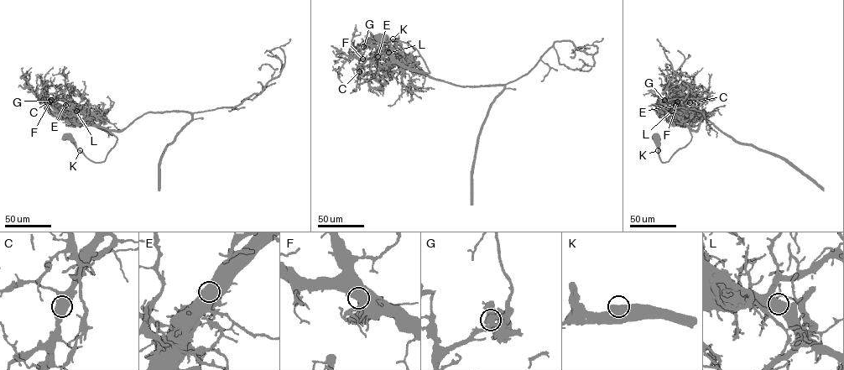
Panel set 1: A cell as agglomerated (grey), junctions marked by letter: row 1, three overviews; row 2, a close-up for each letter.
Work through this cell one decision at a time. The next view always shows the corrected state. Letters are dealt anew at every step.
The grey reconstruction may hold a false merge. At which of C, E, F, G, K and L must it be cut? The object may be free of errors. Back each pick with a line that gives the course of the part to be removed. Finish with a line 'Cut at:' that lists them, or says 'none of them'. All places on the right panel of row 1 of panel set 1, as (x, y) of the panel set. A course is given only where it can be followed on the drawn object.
Cut at: none of them

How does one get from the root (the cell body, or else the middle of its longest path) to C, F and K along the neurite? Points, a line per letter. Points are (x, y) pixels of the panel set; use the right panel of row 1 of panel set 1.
C: (656, 136), (659, 158), (667, 162), (690, 140), (688, 127), (674, 123), (671, 117), (678, 103), (690, 102)
F: (656, 136), (663, 162), (690, 142), (688, 127), (673, 123), (671, 112), (677, 101)
K: (656, 136), (654, 137), (658, 150)

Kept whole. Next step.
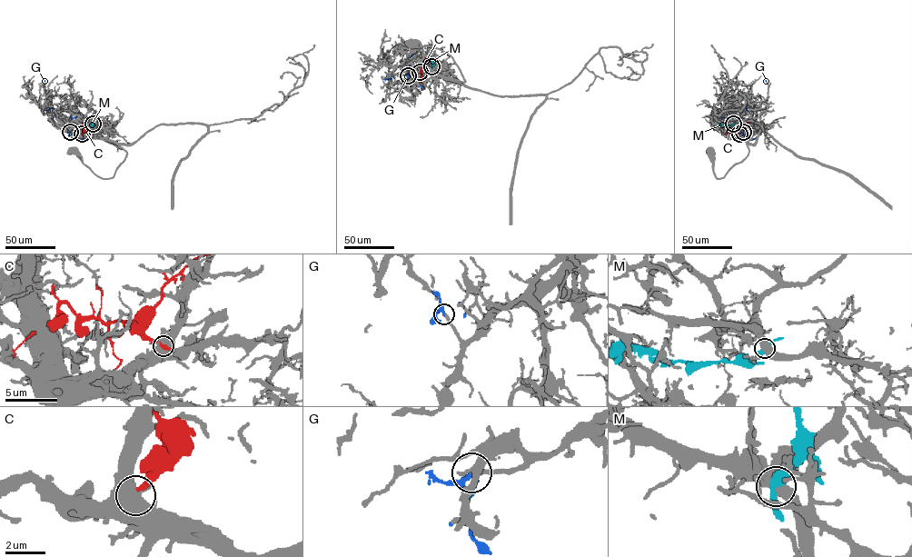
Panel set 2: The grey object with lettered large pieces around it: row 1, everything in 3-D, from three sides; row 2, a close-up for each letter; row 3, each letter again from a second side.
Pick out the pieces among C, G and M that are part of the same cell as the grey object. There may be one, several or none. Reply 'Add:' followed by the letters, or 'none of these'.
Add: none of these

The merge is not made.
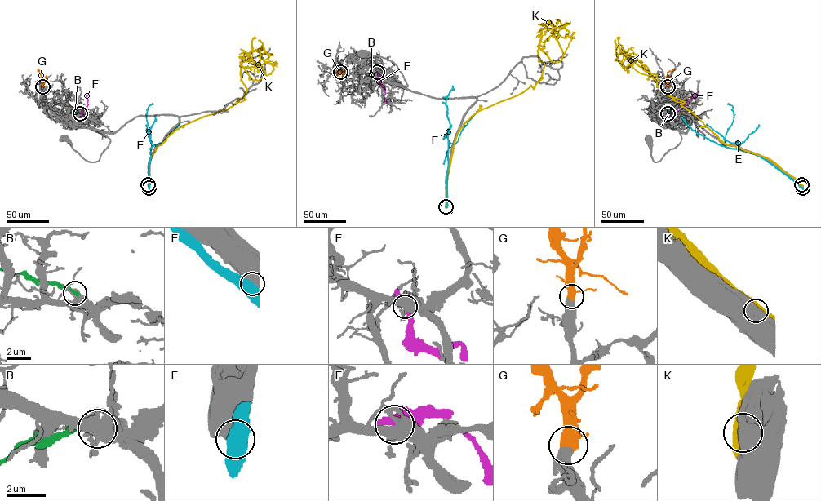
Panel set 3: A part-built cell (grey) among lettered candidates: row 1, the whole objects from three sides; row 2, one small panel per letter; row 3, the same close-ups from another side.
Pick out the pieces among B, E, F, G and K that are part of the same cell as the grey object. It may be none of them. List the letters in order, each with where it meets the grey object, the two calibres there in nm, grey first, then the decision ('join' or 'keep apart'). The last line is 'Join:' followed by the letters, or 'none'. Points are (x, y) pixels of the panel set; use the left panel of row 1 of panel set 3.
B: contact (80, 113); calibres 600 and 320 nm; keep apart
E: contact (148, 188); calibres 700 and 800 nm; keep apart
F: contact (80, 113); calibres 600 and 320 nm; keep apart
G: contact (42, 86); calibres 550 and 440 nm; join
K: contact (148, 184); calibres 750 and 550 nm; keep apart
Join: G

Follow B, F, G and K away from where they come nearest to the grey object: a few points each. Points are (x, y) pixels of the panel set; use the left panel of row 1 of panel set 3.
B: (80, 113), (71, 109), (70, 112)
F: (80, 113), (87, 106), (86, 95), (90, 92)
G: (42, 86), (38, 68)
K: (148, 184), (149, 161), (173, 131), (244, 96), (241, 65), (253, 80), (264, 73), (251, 59), (254, 38)

